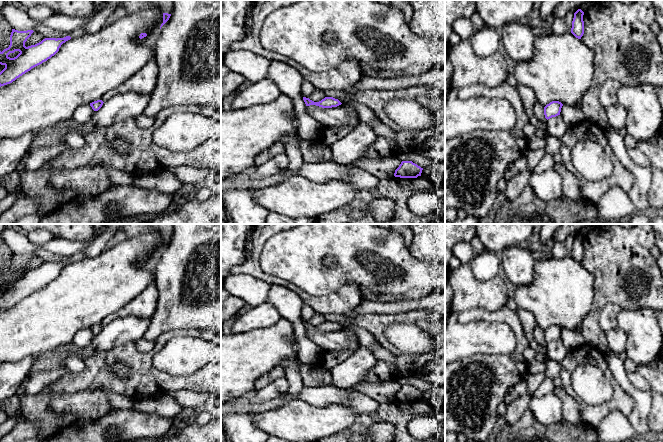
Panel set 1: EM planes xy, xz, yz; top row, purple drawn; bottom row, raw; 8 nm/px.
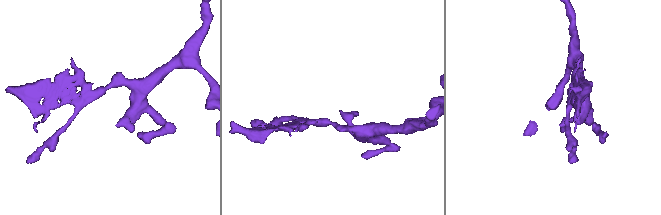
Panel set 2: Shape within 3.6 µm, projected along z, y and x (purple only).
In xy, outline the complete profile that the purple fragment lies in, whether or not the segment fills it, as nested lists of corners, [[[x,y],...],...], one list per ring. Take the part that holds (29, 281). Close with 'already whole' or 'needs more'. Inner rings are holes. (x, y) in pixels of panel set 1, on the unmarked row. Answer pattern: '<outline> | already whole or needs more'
[[[12,253],[9,271],[0,275],[0,288],[5,290],[0,296],[0,311],[12,307],[32,292],[50,283],[63,267],[71,263],[70,260],[45,262],[35,269],[26,271],[25,266],[33,256]]] | already whole

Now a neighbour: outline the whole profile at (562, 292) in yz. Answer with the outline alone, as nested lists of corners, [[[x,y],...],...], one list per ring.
[[[553,256],[535,261],[534,279],[528,285],[515,286],[513,299],[519,308],[530,311],[536,325],[544,331],[552,325],[563,329],[581,329],[582,322],[593,306],[594,276],[571,256]]]

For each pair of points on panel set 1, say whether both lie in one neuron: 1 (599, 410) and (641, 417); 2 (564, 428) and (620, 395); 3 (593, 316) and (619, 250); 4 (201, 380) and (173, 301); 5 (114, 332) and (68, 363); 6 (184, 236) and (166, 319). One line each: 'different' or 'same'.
1: different
2: different
3: same
4: different
5: different
6: same

